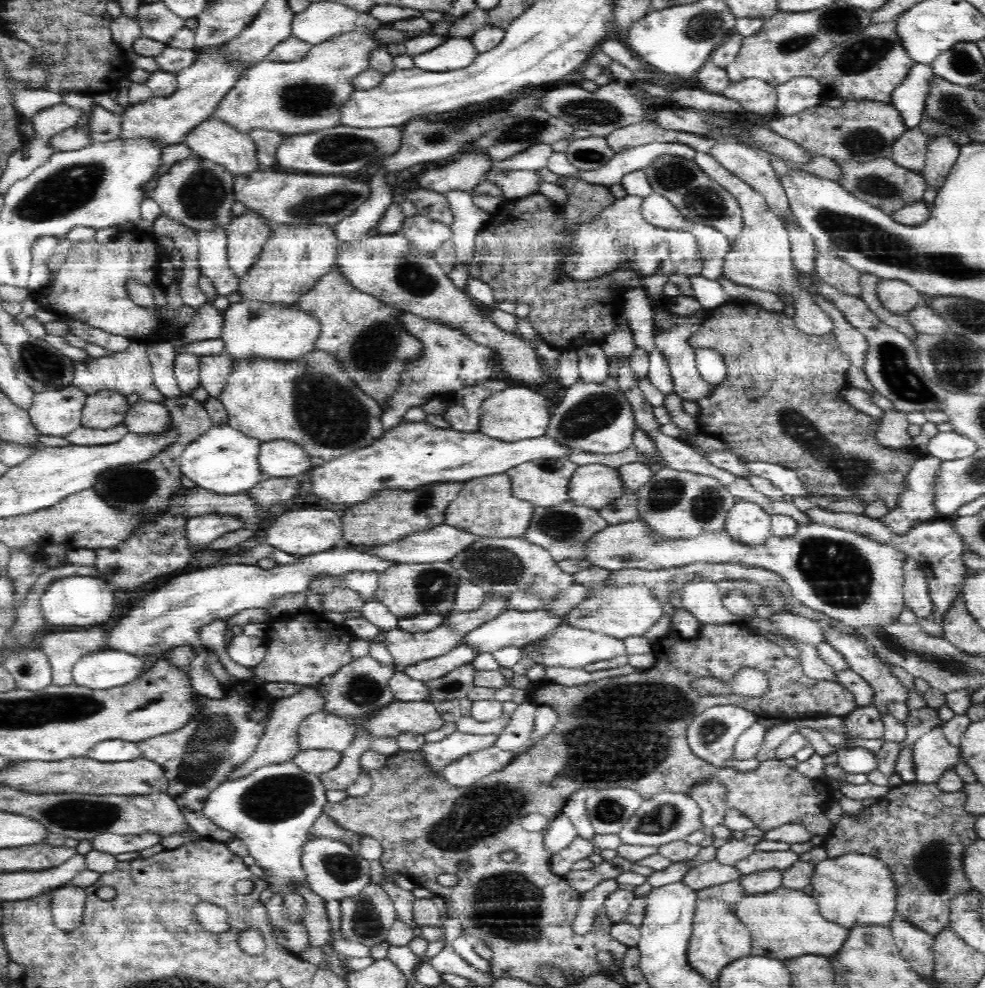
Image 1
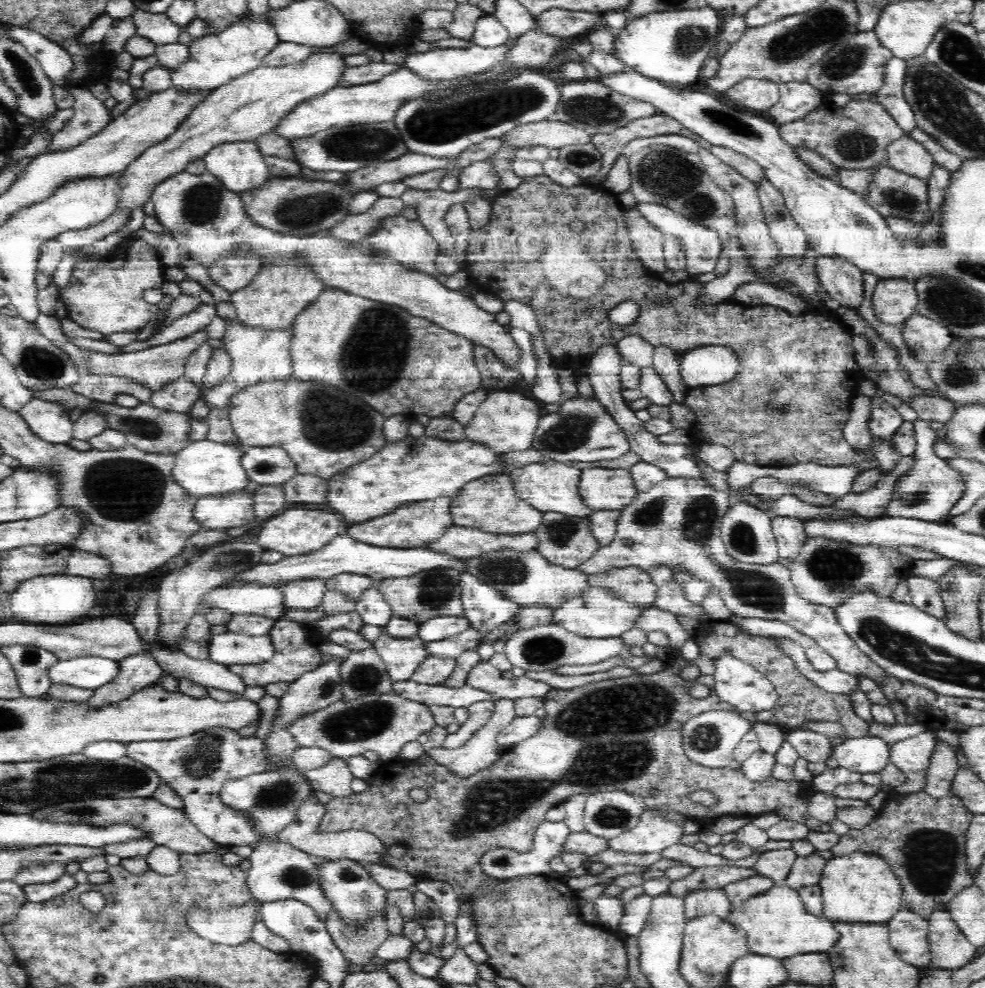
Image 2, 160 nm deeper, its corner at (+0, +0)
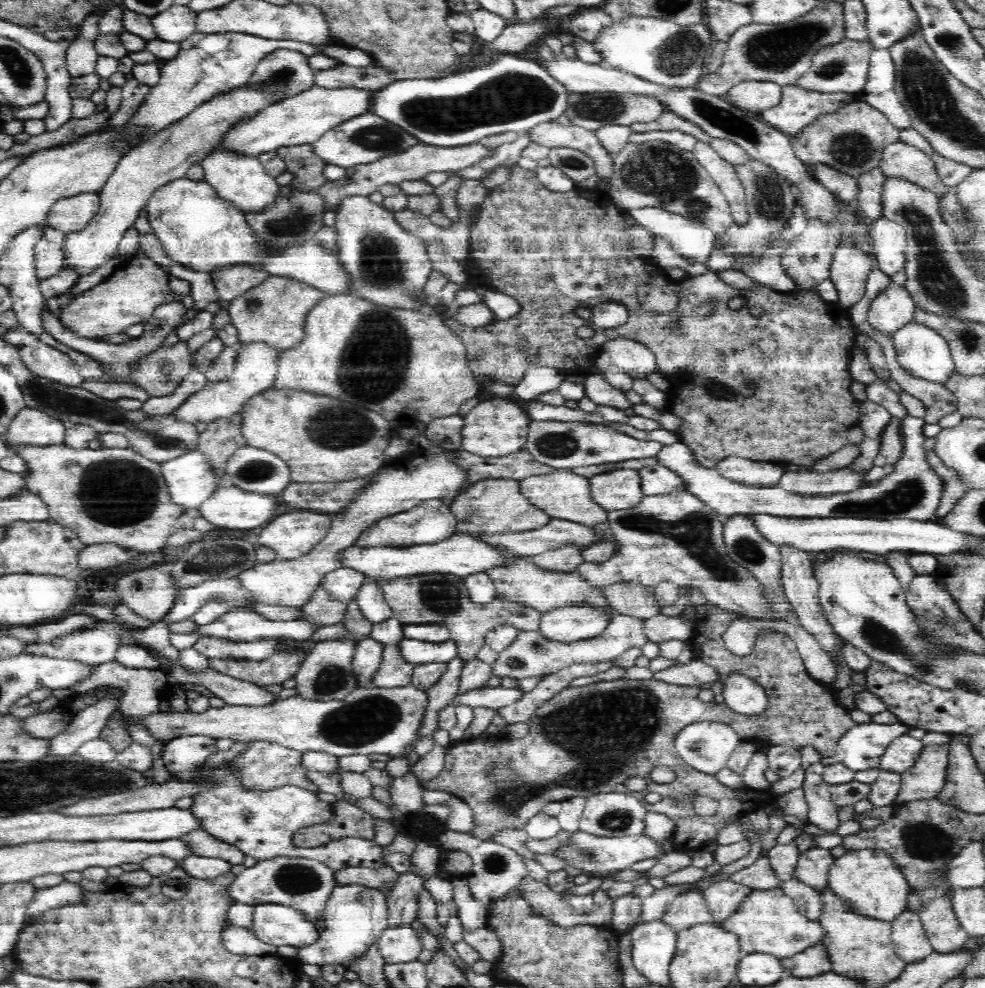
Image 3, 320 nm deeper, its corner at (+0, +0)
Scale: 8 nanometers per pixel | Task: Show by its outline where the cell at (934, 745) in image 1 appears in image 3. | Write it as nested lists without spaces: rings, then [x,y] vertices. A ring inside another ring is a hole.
[[[908,734],[899,736],[886,747],[877,768],[879,771],[906,772],[908,768],[914,766],[924,747],[921,740]]]

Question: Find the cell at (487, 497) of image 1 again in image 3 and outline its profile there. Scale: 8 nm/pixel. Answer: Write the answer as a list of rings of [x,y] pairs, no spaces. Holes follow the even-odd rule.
[[[498,478],[474,481],[464,487],[450,502],[449,509],[457,520],[458,534],[531,531],[543,527],[551,519],[520,494],[518,481]]]

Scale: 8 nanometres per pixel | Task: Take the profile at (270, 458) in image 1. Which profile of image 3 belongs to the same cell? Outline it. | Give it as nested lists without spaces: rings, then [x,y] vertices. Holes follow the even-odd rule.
[[[249,445],[236,450],[221,469],[226,476],[226,485],[235,485],[236,488],[246,489],[248,492],[258,492],[273,497],[277,497],[292,482],[291,469],[279,456]]]

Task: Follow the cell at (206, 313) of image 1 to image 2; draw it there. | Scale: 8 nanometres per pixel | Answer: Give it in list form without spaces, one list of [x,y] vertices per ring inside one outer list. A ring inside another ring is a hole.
[[[40,314],[35,321],[35,326],[40,334],[48,338],[55,346],[58,346],[68,356],[71,357],[72,363],[78,368],[79,375],[98,374],[112,375],[118,377],[126,377],[143,384],[152,392],[160,390],[168,383],[176,381],[178,378],[185,376],[186,360],[198,349],[202,344],[207,343],[208,331],[206,328],[198,330],[191,336],[176,340],[174,343],[162,344],[162,346],[154,346],[154,348],[135,350],[134,352],[120,352],[117,354],[103,354],[88,349],[78,347],[65,336],[61,330],[61,323],[57,316]]]

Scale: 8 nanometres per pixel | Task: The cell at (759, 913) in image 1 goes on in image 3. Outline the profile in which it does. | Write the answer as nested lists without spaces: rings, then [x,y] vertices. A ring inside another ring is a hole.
[[[781,887],[753,890],[739,905],[738,910],[722,924],[722,928],[739,936],[743,954],[764,952],[782,959],[806,951],[826,938],[823,926],[800,914],[794,901],[784,894]]]

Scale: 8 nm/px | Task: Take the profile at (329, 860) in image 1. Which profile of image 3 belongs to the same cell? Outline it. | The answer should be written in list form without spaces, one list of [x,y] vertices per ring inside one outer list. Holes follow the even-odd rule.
[[[360,884],[334,885],[322,917],[324,920],[324,931],[319,932],[317,941],[299,949],[298,957],[304,964],[317,964],[320,966],[324,966],[324,964],[342,964],[346,970],[350,969],[350,962],[354,958],[362,956],[366,950],[375,948],[376,943],[380,940],[380,936],[382,936],[382,932],[389,928],[387,922],[389,911],[386,898],[387,896],[384,892]]]

